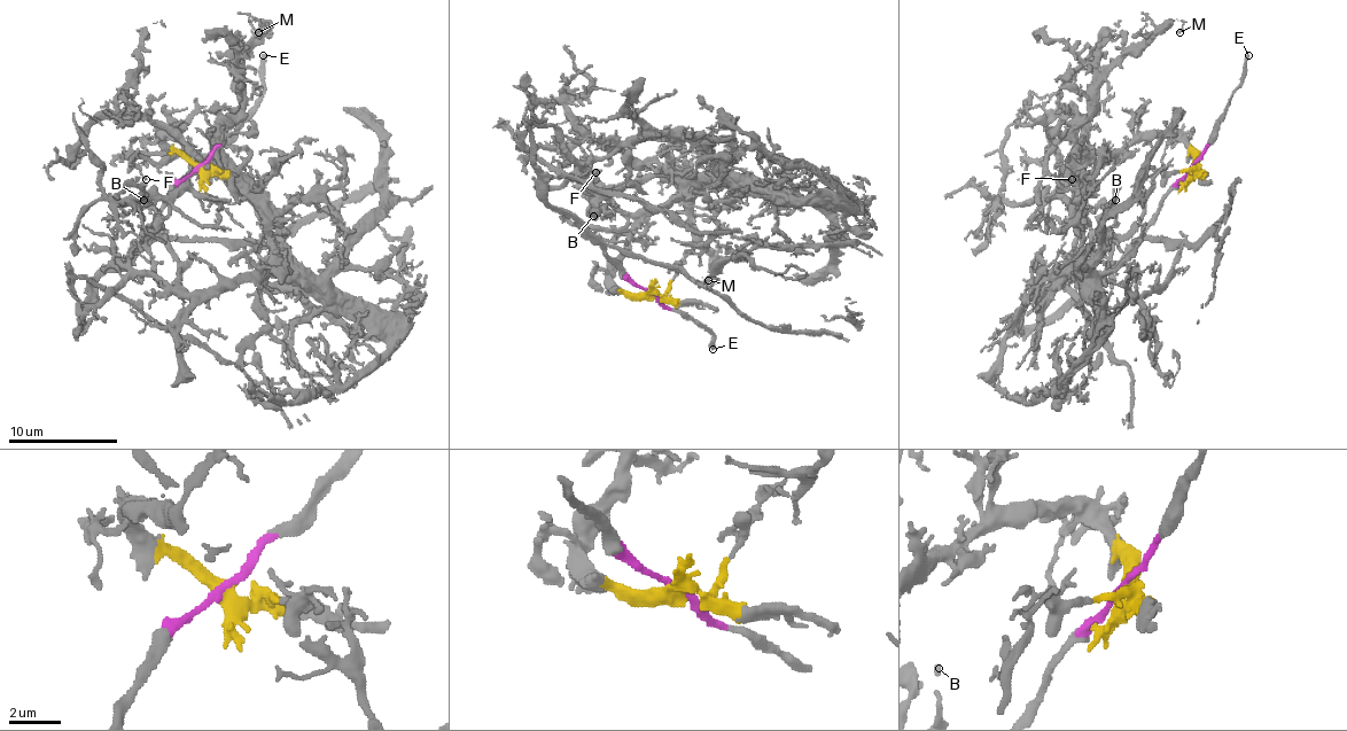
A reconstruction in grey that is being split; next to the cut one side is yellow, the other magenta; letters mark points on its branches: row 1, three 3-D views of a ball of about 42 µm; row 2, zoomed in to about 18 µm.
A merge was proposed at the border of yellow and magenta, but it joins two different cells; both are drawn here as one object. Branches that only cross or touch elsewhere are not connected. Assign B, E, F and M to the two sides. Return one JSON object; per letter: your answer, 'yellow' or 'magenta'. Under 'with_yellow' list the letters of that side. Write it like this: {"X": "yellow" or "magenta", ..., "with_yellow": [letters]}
{"B": "yellow", "E": "magenta", "F": "yellow", "M": "yellow", "with_yellow": ["B", "F", "M"]}

